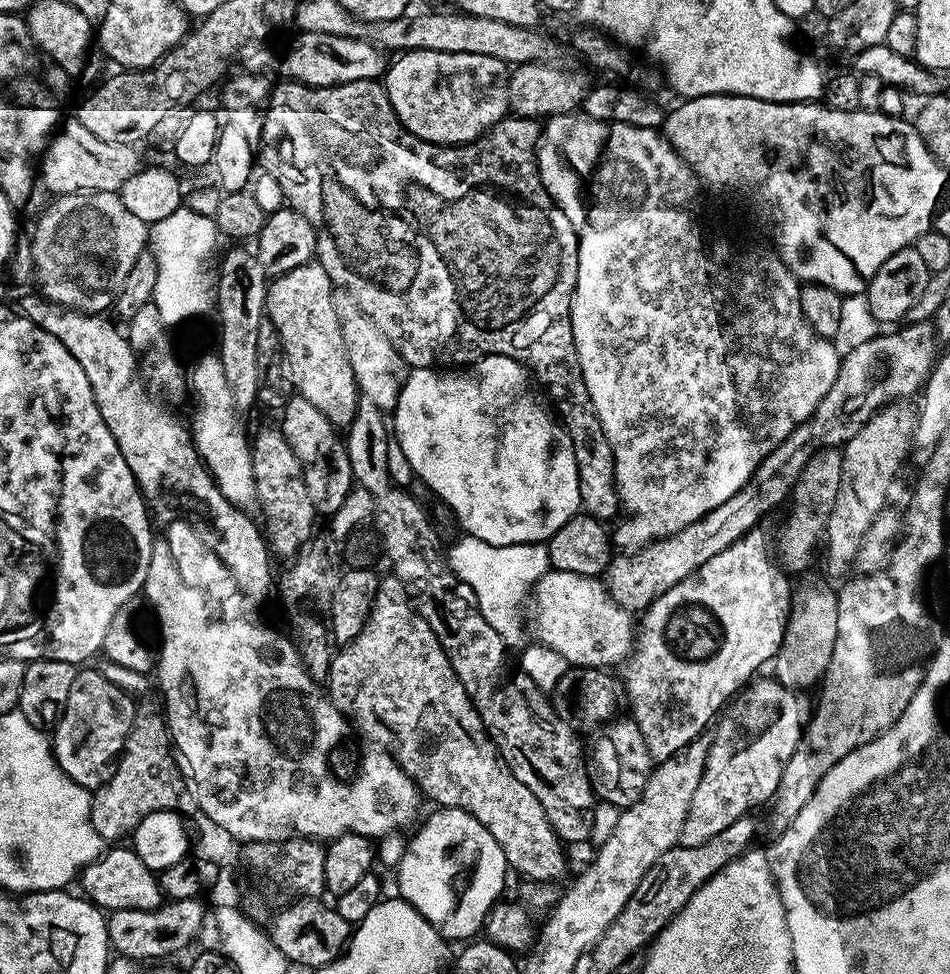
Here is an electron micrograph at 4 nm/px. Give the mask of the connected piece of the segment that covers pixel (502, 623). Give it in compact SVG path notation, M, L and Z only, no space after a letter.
M467 534L461 535L461 537L461 540L452 549L450 547L447 549L446 559L449 568L452 569L452 573L461 585L469 584L472 587L471 595L474 600L474 595L476 595L475 603L481 614L486 618L486 622L490 622L490 626L494 626L494 630L498 630L498 634L505 642L522 639L524 632L526 636L526 620L520 617L520 603L527 596L529 599L533 595L537 582L550 570L547 543L494 546Z

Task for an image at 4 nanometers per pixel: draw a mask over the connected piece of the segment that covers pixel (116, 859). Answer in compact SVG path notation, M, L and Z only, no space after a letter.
M112 846L100 859L84 869L78 877L83 895L91 900L97 908L109 913L118 910L154 910L165 903L166 897L160 891L160 881L143 856L138 855L131 847Z

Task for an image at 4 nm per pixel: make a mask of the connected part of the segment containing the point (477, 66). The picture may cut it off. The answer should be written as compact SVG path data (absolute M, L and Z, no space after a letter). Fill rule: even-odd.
M422 50L397 55L382 83L397 119L408 132L431 144L470 144L509 115L509 65L486 54Z

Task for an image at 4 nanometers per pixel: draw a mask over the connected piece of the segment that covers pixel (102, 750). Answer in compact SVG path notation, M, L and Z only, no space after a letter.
M84 666L77 671L74 686L70 688L68 705L54 725L56 733L51 733L50 743L60 768L67 773L68 777L84 788L95 790L103 786L114 774L116 763L120 759L121 752L124 751L124 740L131 734L136 724L138 704L127 692L114 686L110 678L103 676L95 667L88 667L92 666Z

